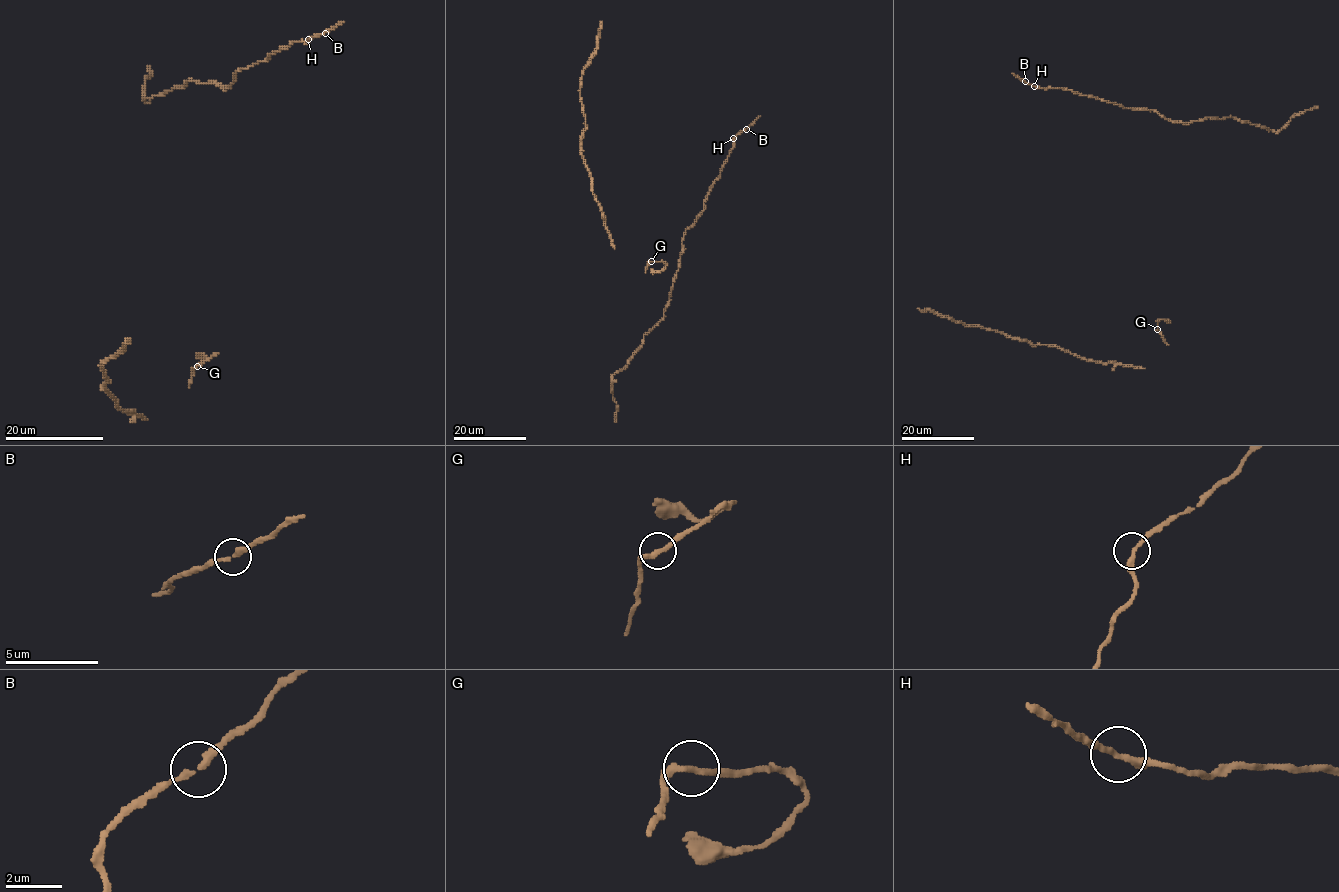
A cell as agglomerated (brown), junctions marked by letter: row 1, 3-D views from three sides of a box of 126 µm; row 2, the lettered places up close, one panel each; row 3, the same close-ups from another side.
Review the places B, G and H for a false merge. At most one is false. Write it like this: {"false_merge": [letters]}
{"false_merge": []}

